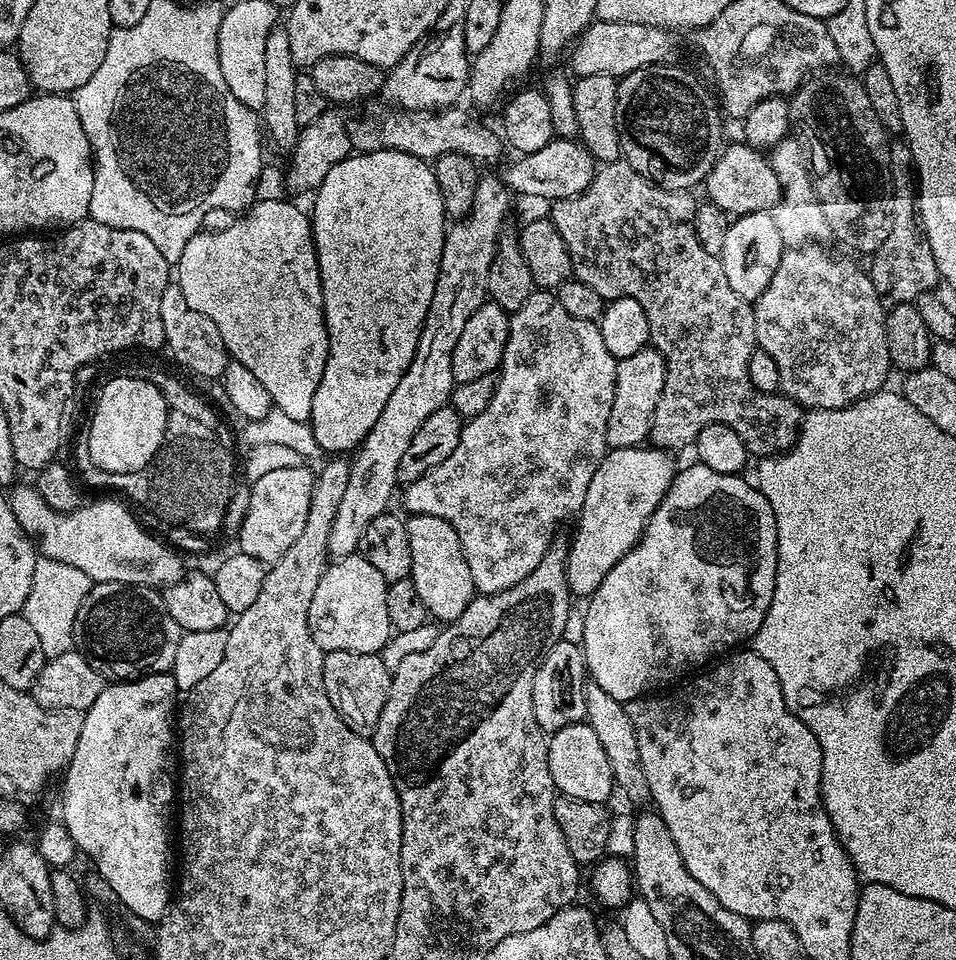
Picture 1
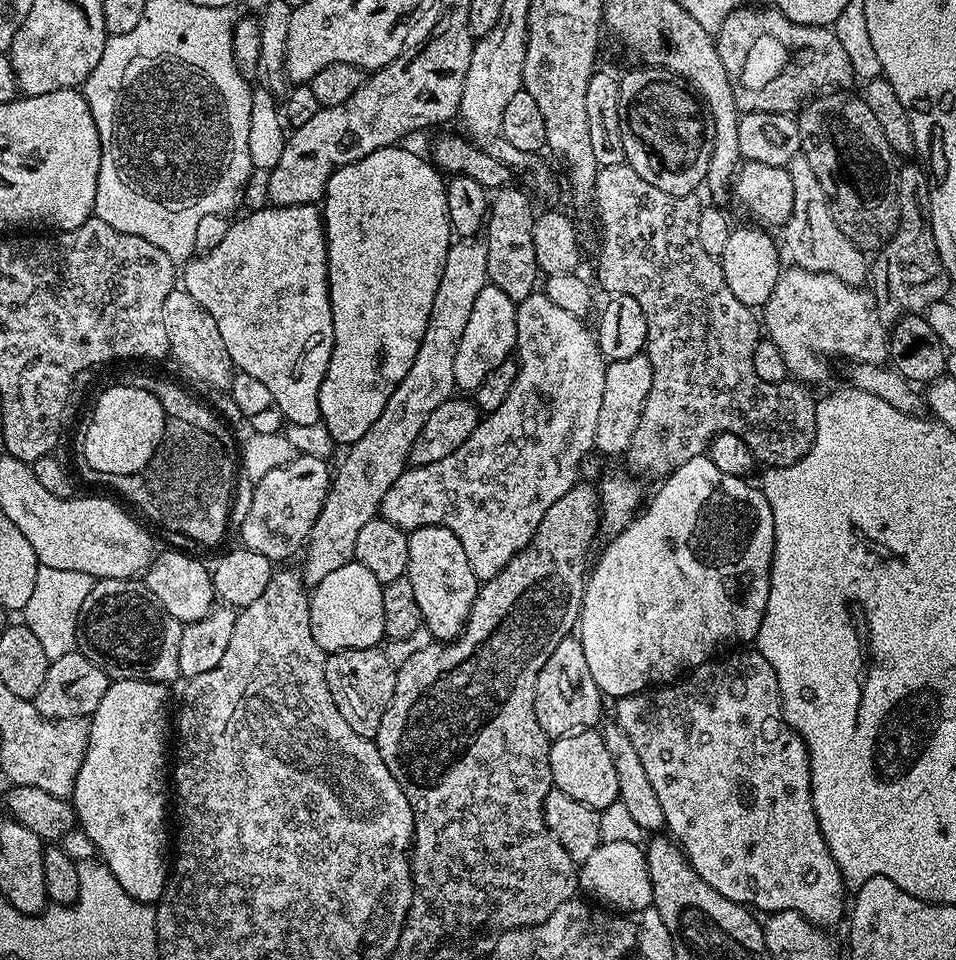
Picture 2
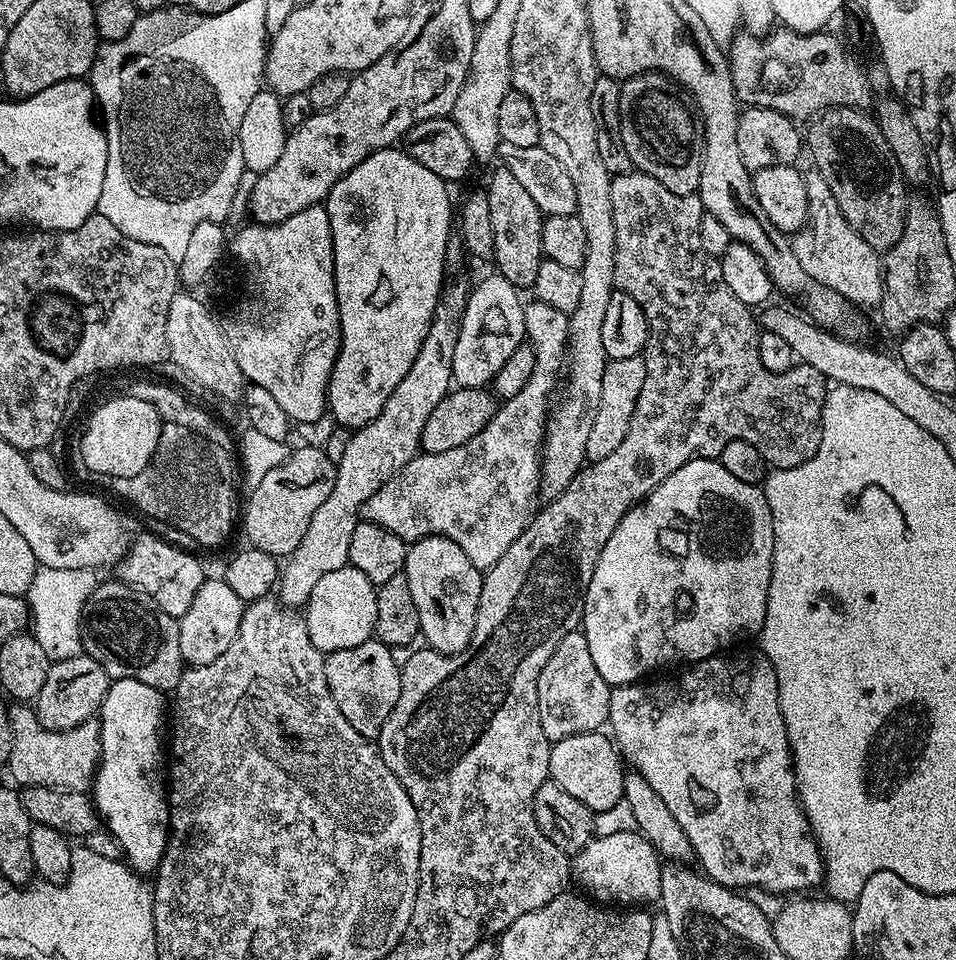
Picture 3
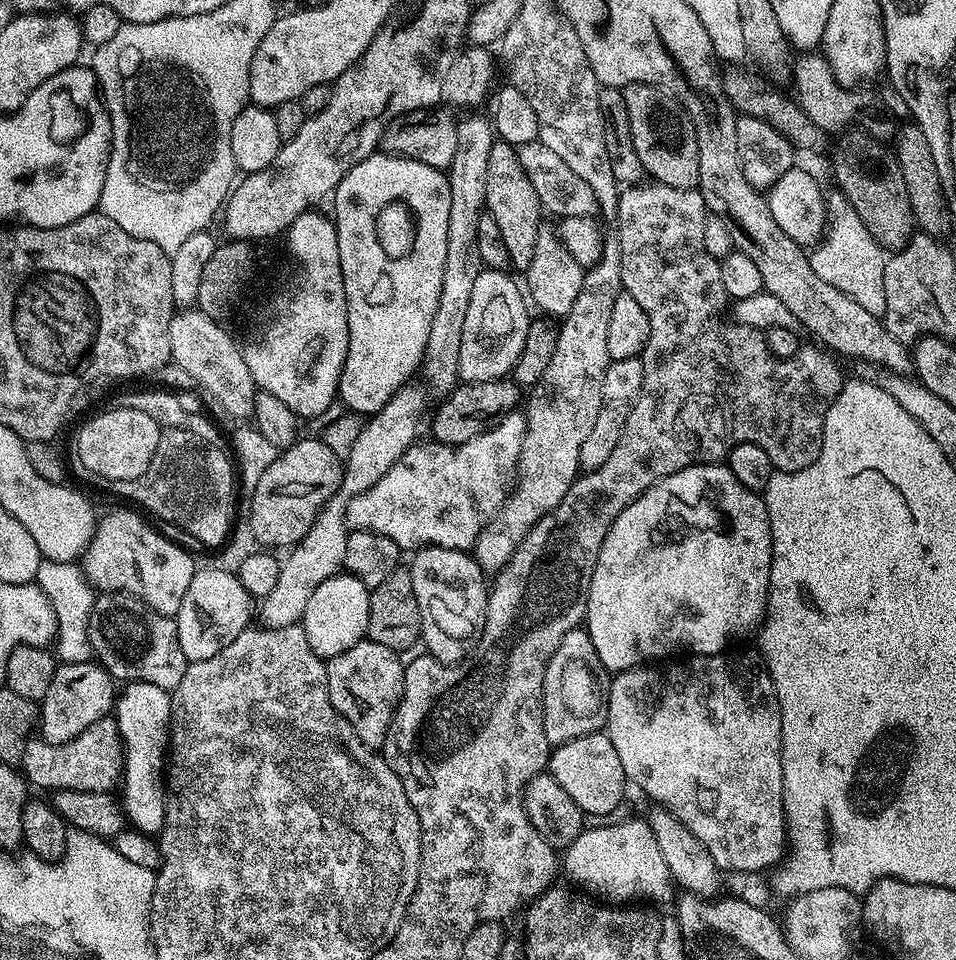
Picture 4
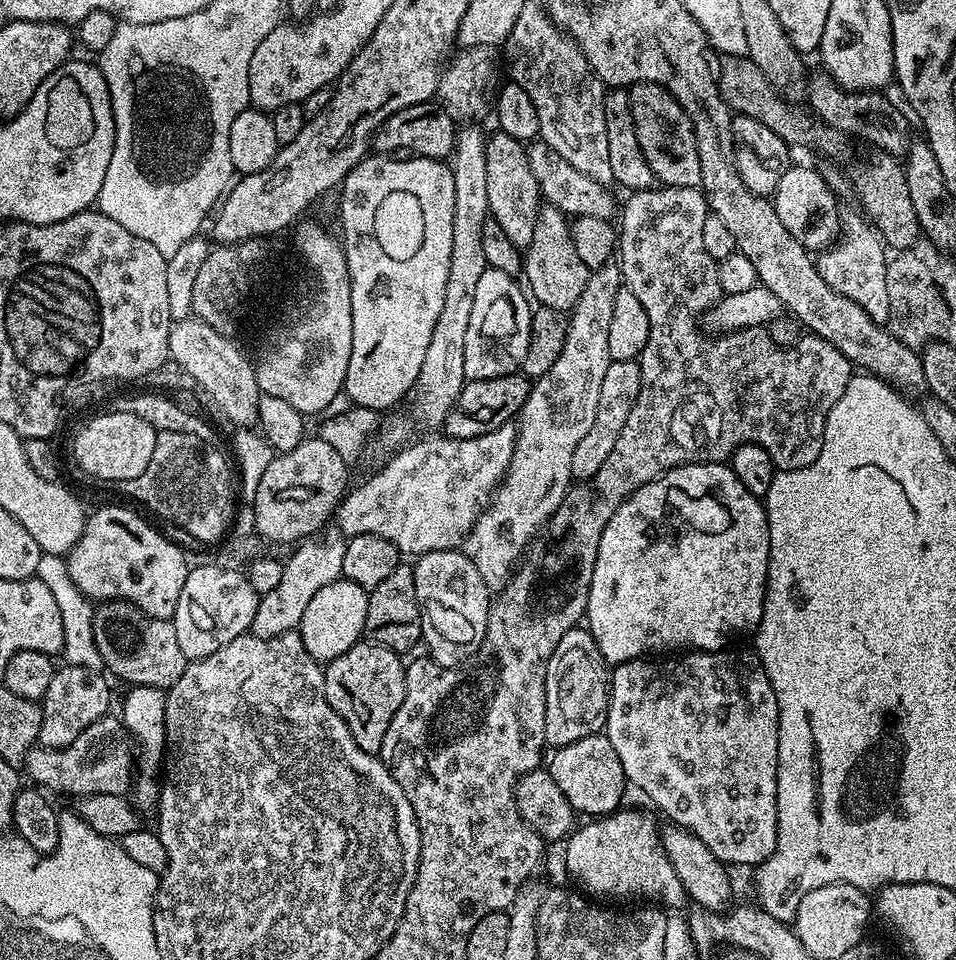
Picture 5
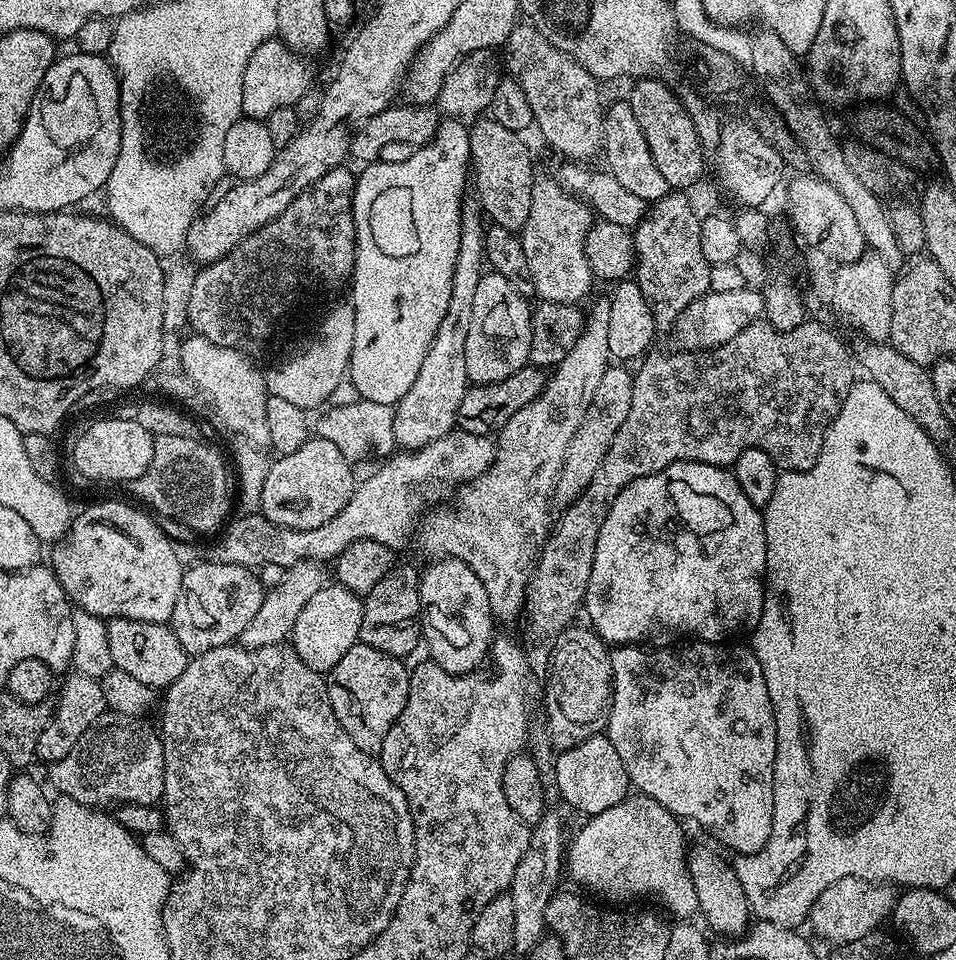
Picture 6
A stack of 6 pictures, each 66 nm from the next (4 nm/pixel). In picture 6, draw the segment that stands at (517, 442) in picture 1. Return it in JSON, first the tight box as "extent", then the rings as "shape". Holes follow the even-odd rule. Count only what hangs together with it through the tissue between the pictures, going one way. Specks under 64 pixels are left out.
{"extent":[203,430,496,570],"shape":[[[453,430],[438,438],[438,442],[430,442],[430,446],[400,450],[385,459],[377,472],[357,483],[350,502],[330,522],[322,522],[314,530],[294,530],[270,522],[263,514],[244,514],[241,520],[233,519],[223,529],[221,540],[205,550],[203,559],[209,564],[237,564],[259,570],[267,563],[289,568],[303,560],[332,562],[350,542],[363,540],[382,542],[382,546],[401,550],[413,539],[425,515],[424,506],[432,495],[440,498],[448,488],[456,490],[461,484],[478,478],[495,457],[496,440],[492,436]]]}

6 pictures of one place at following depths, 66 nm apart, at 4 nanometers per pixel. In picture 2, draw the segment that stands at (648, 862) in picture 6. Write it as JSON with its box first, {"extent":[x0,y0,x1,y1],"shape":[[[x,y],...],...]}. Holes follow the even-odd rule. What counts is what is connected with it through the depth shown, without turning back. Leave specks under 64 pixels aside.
{"extent":[579,839,652,914],"shape":[[[605,839],[598,846],[598,850],[594,850],[594,854],[590,854],[590,858],[586,858],[586,862],[579,865],[579,887],[583,891],[585,888],[593,901],[624,914],[639,914],[645,908],[651,908],[652,883],[644,853],[645,849],[641,845],[639,848],[632,840]]]}

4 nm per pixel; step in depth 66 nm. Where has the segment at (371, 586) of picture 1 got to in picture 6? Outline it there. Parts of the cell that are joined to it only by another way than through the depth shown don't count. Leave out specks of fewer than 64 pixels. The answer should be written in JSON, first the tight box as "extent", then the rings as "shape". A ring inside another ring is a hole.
{"extent":[290,586,363,674],"shape":[[[325,586],[306,602],[306,610],[298,614],[290,643],[293,650],[310,666],[310,670],[324,674],[338,666],[338,658],[360,638],[360,617],[363,610],[361,597],[339,586]]]}

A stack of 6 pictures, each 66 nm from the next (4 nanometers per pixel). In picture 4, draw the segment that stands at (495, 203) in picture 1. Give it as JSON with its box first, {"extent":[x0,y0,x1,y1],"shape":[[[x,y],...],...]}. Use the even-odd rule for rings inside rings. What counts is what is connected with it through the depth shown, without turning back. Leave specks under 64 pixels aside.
{"extent":[258,382,429,628],"shape":[[[409,382],[403,388],[399,388],[382,410],[371,413],[367,417],[363,430],[350,446],[350,454],[343,457],[344,473],[338,490],[326,502],[326,506],[316,515],[316,521],[306,530],[306,534],[298,543],[293,544],[288,556],[283,557],[278,570],[278,582],[274,590],[266,594],[259,601],[258,616],[261,616],[263,625],[268,628],[281,628],[291,624],[300,624],[306,614],[306,606],[310,603],[310,597],[314,590],[322,586],[332,576],[337,575],[344,567],[346,558],[346,538],[349,534],[346,522],[346,506],[350,506],[350,498],[370,490],[411,444],[417,443],[416,431],[420,428],[420,419],[429,411],[428,396],[416,385]]]}

